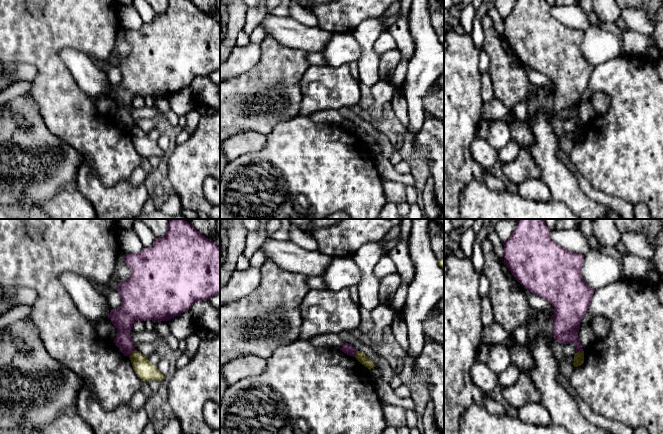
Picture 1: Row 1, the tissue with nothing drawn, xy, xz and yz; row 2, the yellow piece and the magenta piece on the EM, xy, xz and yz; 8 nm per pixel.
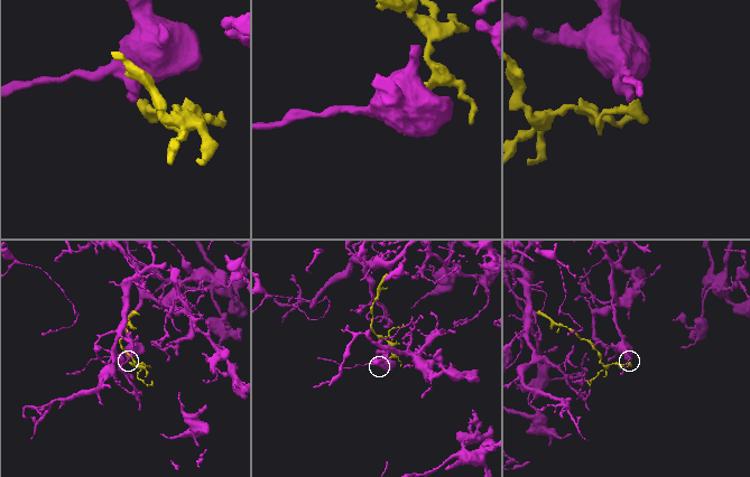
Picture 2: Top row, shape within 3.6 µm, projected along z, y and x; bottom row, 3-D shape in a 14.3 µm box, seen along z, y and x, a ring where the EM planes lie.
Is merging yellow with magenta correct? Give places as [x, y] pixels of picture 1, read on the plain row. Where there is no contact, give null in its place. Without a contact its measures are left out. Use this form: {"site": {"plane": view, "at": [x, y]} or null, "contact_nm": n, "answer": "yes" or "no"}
{"site": {"plane": "yz", "at": [579, 128]}, "contact_nm": 80, "answer": "no"}

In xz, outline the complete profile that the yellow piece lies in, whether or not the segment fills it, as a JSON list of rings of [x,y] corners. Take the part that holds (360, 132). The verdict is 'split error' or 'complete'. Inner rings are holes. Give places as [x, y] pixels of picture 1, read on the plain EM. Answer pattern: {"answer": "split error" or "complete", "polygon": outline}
{"answer": "complete", "polygon": [[[356,127],[355,134],[368,145],[376,143],[373,138],[361,127]]]}

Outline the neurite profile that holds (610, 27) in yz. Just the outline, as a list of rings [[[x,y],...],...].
[[[600,23],[597,26],[605,31],[615,34],[622,40],[621,31],[615,23]]]

